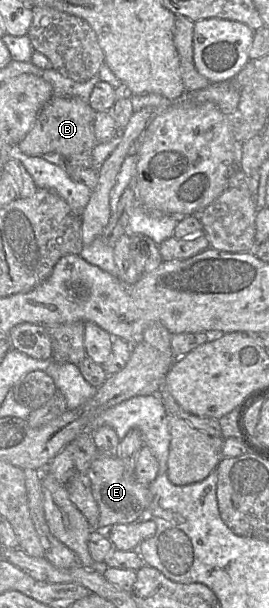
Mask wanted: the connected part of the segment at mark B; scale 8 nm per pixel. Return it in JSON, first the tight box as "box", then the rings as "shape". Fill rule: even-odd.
{"box":[18,96,97,159],"shape":[[[53,96],[44,105],[34,125],[18,144],[18,148],[24,154],[36,157],[58,153],[68,159],[77,154],[90,154],[97,145],[94,132],[96,112],[89,102],[79,97]]]}

